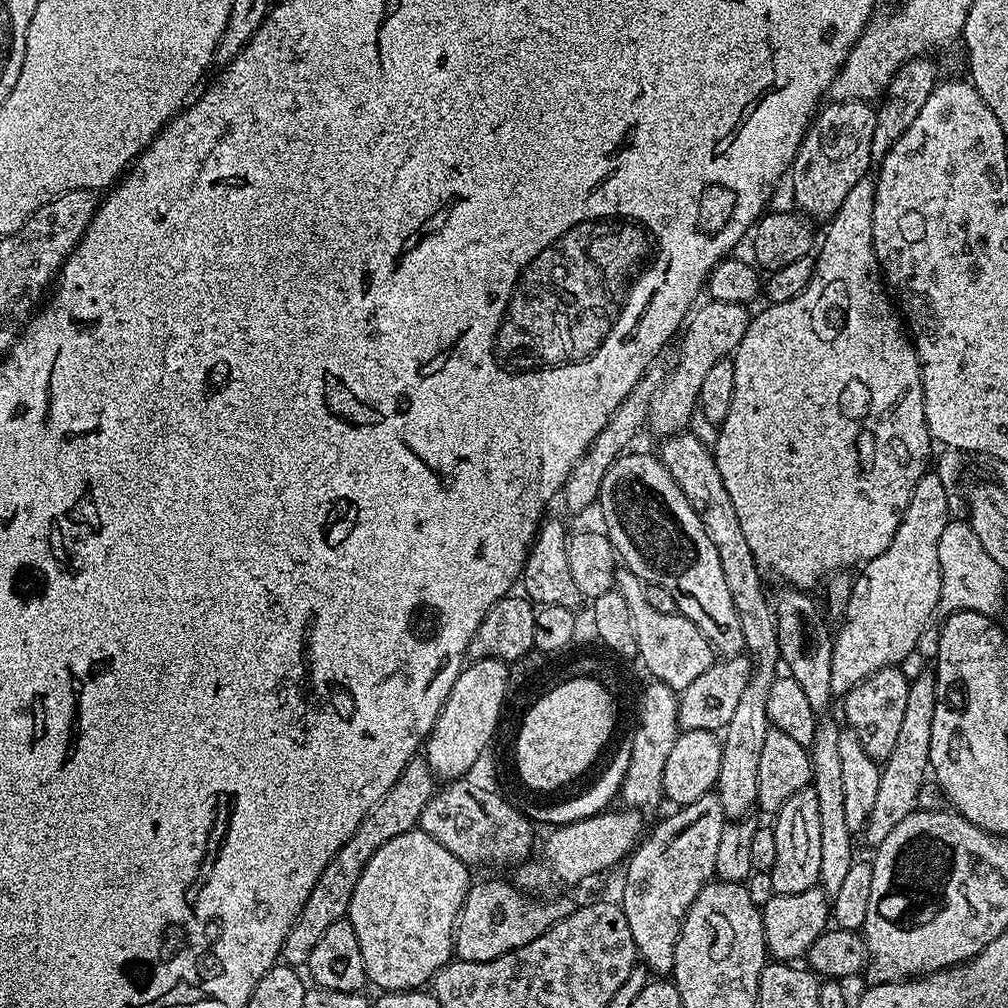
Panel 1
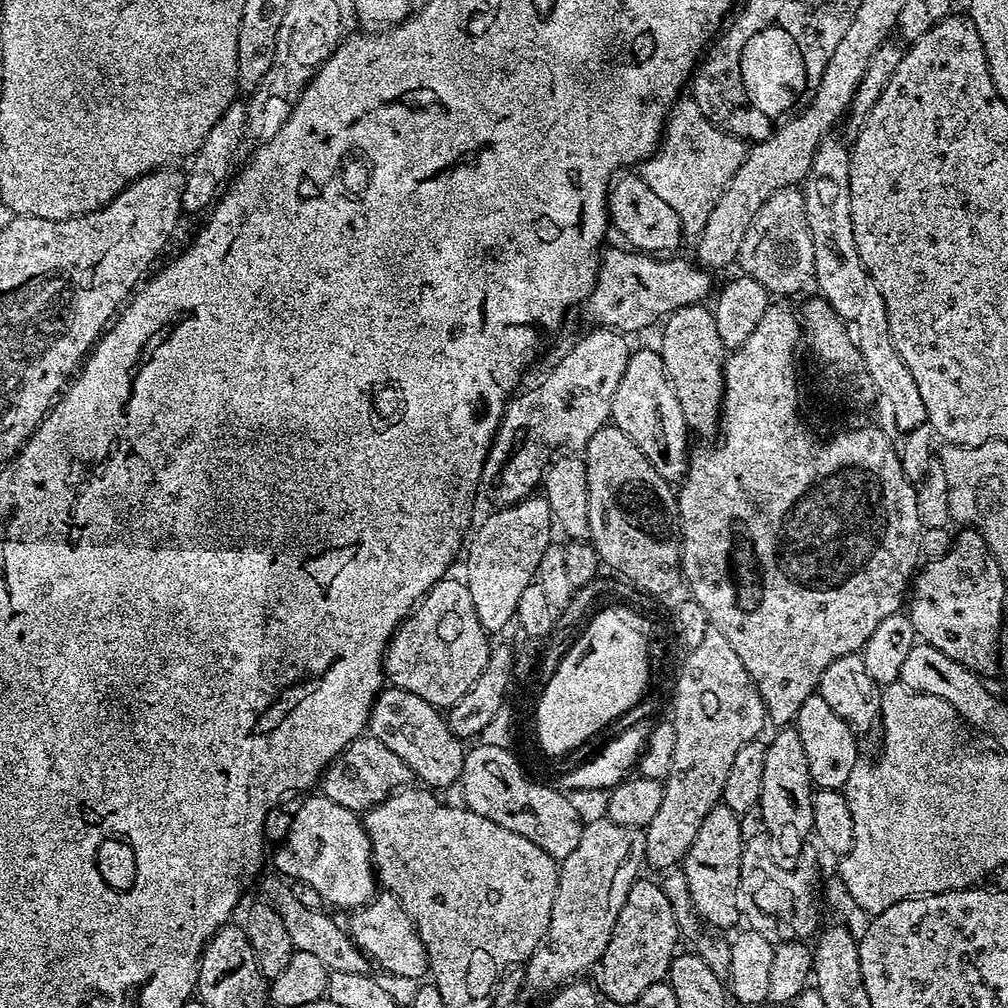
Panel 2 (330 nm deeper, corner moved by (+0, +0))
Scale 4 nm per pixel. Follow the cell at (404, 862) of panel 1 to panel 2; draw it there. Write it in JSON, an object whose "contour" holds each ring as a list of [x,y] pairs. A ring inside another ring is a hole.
{"contour":[[[323,794],[315,795],[297,806],[288,824],[289,832],[276,852],[276,868],[284,876],[293,876],[293,881],[314,886],[325,905],[337,904],[347,910],[362,908],[378,892],[372,847],[363,819]]]}

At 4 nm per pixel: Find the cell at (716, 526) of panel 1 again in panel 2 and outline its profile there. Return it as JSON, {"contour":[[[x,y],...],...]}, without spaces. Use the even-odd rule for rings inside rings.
{"contour":[[[655,347],[640,348],[637,352],[635,349],[629,355],[624,373],[618,378],[618,386],[613,391],[610,410],[614,427],[622,430],[622,434],[629,436],[634,446],[646,454],[650,466],[658,470],[663,480],[676,482],[683,477],[688,469],[690,429]]]}

